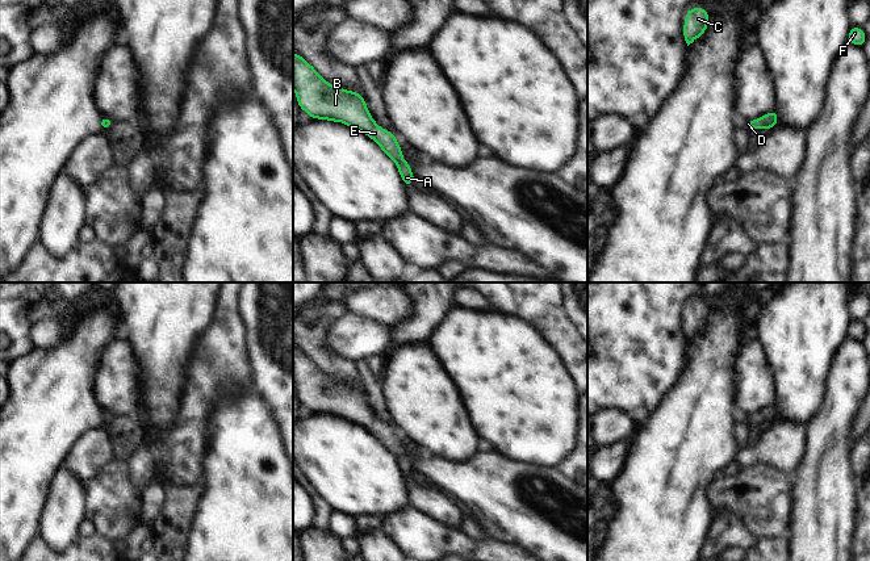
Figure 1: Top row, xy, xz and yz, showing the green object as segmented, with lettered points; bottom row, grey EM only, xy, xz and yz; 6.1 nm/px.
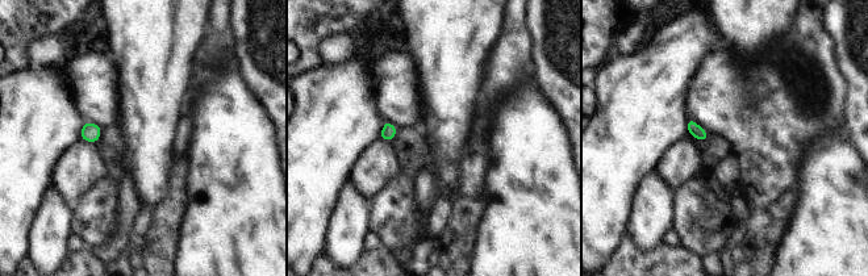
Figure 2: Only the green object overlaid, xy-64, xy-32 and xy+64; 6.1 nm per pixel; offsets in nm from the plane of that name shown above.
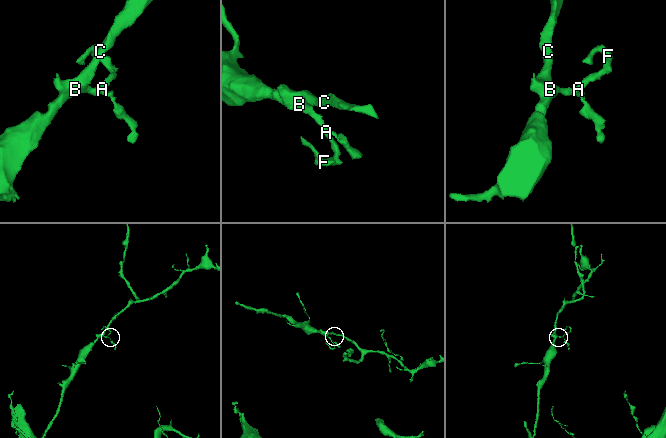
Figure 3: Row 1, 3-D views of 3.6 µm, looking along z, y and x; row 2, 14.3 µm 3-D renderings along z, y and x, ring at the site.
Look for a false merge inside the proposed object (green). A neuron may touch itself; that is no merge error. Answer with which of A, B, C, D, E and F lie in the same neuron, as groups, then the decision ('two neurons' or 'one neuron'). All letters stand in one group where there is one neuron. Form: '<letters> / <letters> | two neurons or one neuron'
A B C D E F | one neuron

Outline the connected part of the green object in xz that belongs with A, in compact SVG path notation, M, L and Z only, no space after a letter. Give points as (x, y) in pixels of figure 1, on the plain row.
M293 347L293 385L297 399L313 414L342 416L354 424L360 424L375 435L396 459L407 482L415 474L410 457L403 453L402 441L393 426L376 418L367 395L356 385L343 384L323 373L323 370L300 348Z

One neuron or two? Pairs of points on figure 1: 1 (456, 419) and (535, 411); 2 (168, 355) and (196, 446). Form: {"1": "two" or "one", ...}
{"1": "two", "2": "two"}

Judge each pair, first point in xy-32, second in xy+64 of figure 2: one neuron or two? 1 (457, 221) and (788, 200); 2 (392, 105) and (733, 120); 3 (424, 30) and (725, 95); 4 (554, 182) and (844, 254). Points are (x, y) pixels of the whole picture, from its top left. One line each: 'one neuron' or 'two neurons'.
1: one neuron
2: one neuron
3: two neurons
4: one neuron

